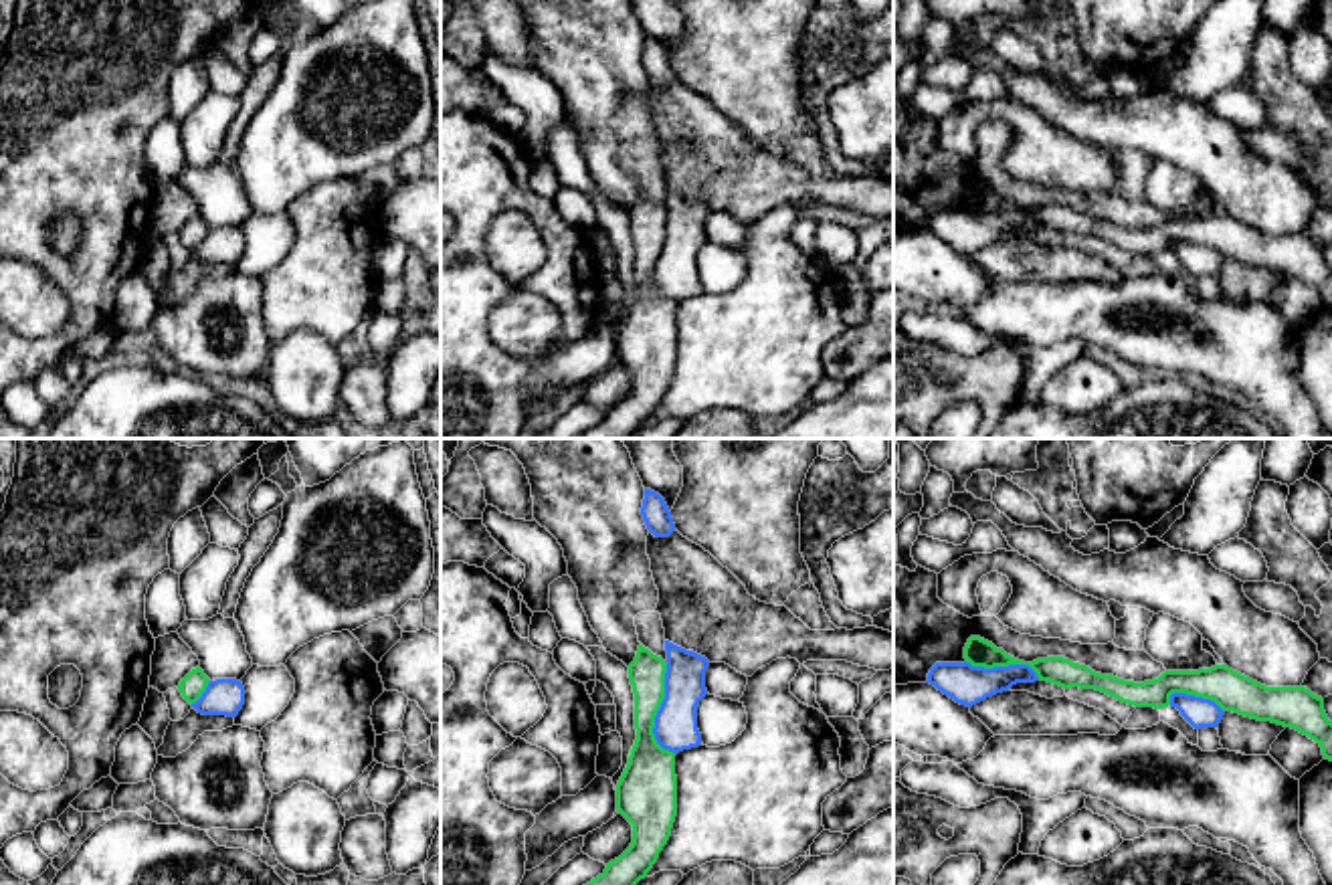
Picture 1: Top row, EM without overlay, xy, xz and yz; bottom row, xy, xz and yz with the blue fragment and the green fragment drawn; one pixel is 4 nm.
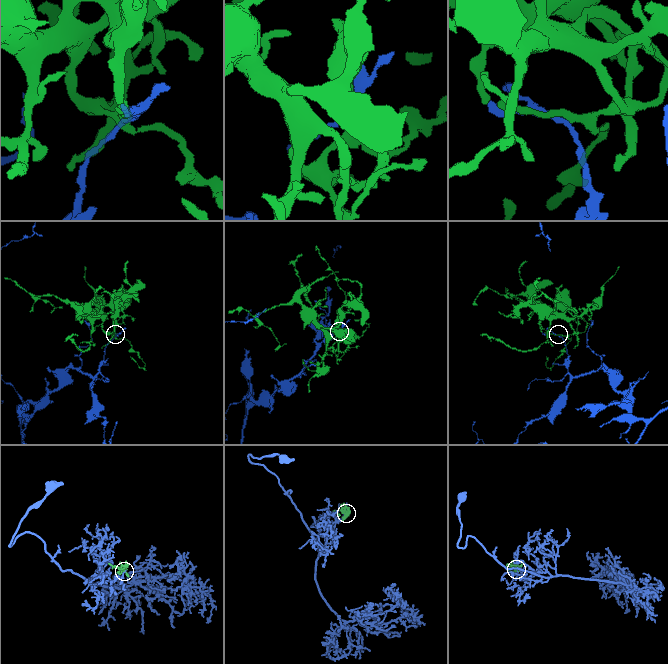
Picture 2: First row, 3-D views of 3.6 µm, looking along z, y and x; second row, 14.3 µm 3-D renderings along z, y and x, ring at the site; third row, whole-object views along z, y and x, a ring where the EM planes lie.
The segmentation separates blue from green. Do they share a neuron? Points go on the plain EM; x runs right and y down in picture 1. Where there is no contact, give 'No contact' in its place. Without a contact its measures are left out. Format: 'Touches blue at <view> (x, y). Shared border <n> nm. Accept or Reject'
Touches blue at xz (657, 259). Shared border 380 nm. Reject

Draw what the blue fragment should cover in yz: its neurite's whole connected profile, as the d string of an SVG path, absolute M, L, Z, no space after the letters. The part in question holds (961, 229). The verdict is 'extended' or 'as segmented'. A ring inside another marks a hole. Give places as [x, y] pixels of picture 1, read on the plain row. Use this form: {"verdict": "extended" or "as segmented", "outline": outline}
{"verdict": "as segmented", "outline": "M936 210L928 228L960 253L972 255L986 244L1009 238L1017 230L1035 230L1037 220L1029 212L972 214L970 210Z"}

